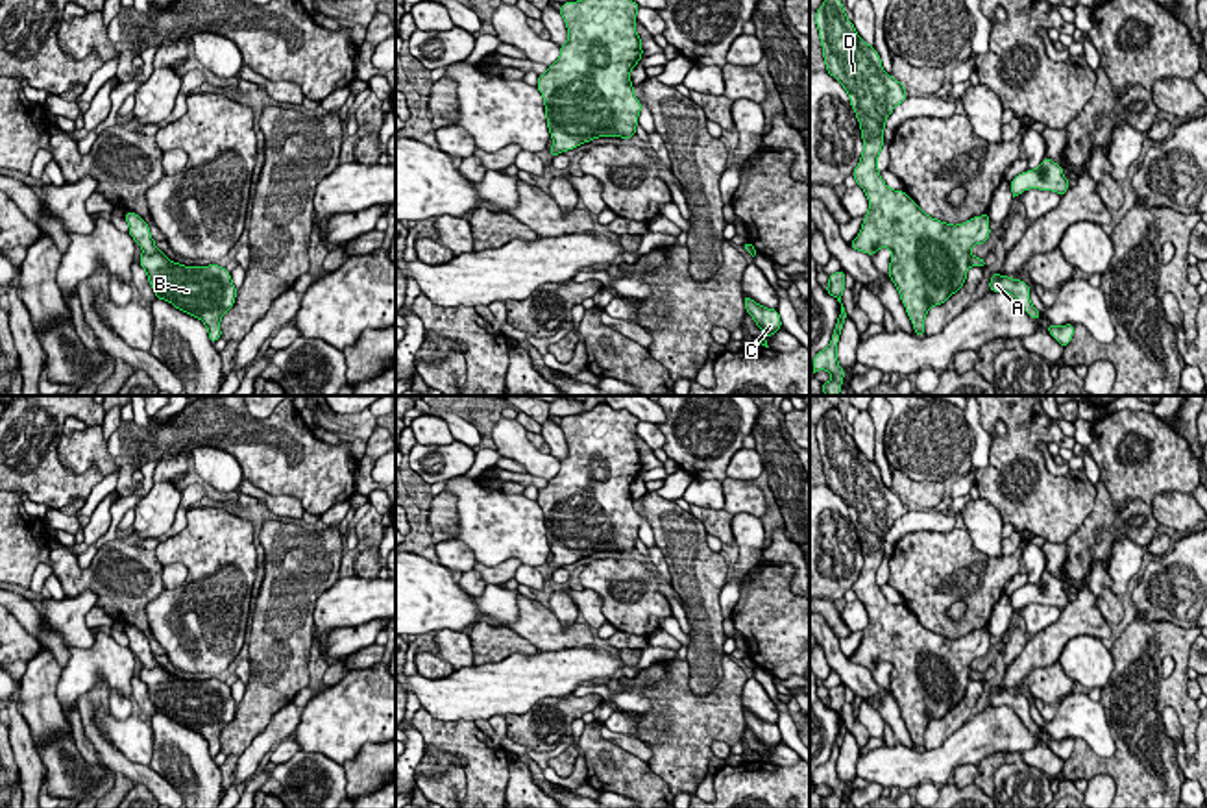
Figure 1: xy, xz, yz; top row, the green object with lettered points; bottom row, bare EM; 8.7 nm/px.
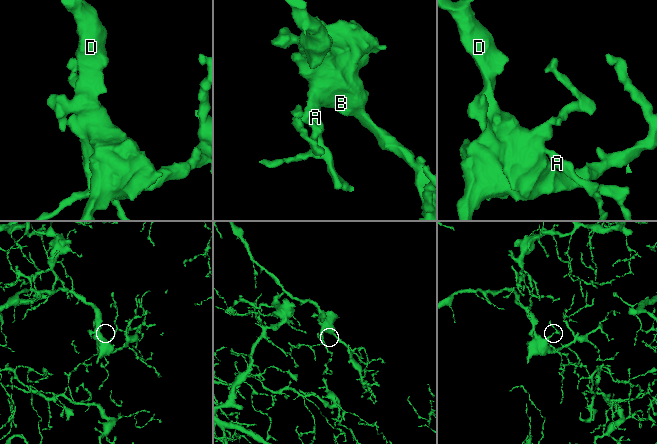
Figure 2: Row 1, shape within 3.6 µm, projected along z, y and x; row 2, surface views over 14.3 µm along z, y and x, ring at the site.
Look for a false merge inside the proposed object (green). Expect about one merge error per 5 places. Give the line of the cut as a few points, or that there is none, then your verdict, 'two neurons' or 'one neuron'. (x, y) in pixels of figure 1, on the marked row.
no cut; one neuron

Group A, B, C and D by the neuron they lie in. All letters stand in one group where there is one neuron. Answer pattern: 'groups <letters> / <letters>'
groups A B C D

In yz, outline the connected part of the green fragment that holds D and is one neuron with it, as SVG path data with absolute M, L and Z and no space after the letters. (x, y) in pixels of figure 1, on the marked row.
M824 0L815 13L815 24L823 46L826 72L834 76L848 92L850 107L860 122L863 153L858 166L852 170L856 183L863 189L869 200L869 211L863 216L863 226L850 248L874 255L880 248L893 251L889 263L889 279L895 283L900 301L913 324L915 335L924 337L924 318L928 309L945 303L956 294L970 266L983 266L983 259L974 257L970 248L985 244L991 235L989 214L972 216L970 220L952 226L928 216L904 190L893 190L885 185L878 172L878 155L884 146L885 120L908 92L900 81L882 68L882 59L874 46L869 46L847 18L841 0Z

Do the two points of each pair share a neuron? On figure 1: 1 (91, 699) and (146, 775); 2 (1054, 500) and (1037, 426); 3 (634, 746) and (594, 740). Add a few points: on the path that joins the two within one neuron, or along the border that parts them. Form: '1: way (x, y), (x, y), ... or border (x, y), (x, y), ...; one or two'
1: way (89, 722), (97, 738), (124, 766); one
2: way (1036, 481), (1028, 474), (1028, 444); one
3: border (599, 725), (599, 733), (605, 738), (647, 764); two

